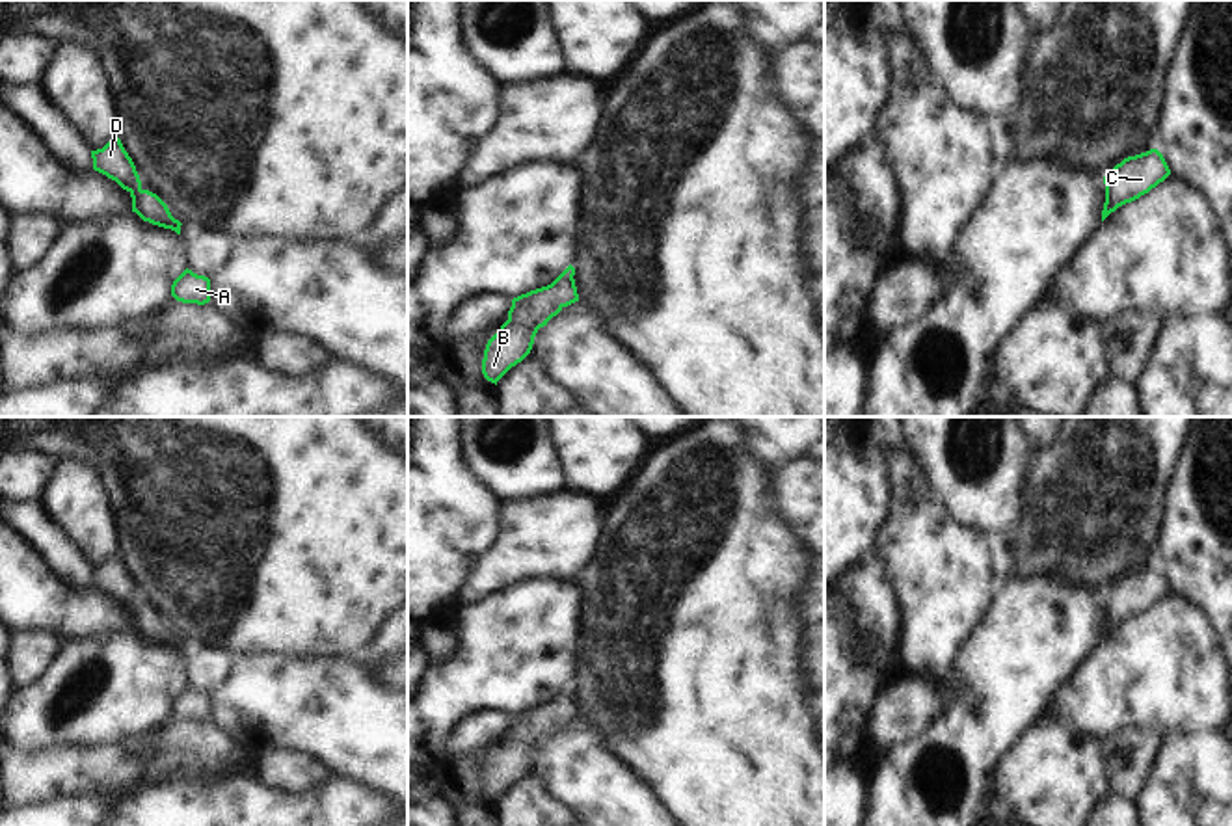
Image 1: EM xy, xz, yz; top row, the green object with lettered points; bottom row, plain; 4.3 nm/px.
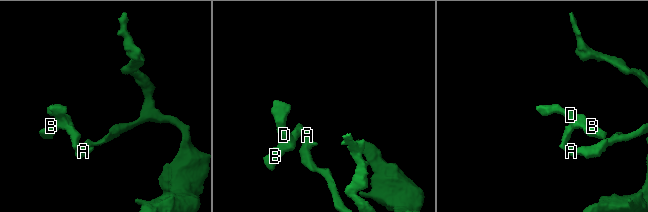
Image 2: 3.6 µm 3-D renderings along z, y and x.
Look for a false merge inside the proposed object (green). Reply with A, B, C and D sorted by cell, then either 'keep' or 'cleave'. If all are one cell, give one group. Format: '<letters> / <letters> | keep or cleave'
A B C D | keep

